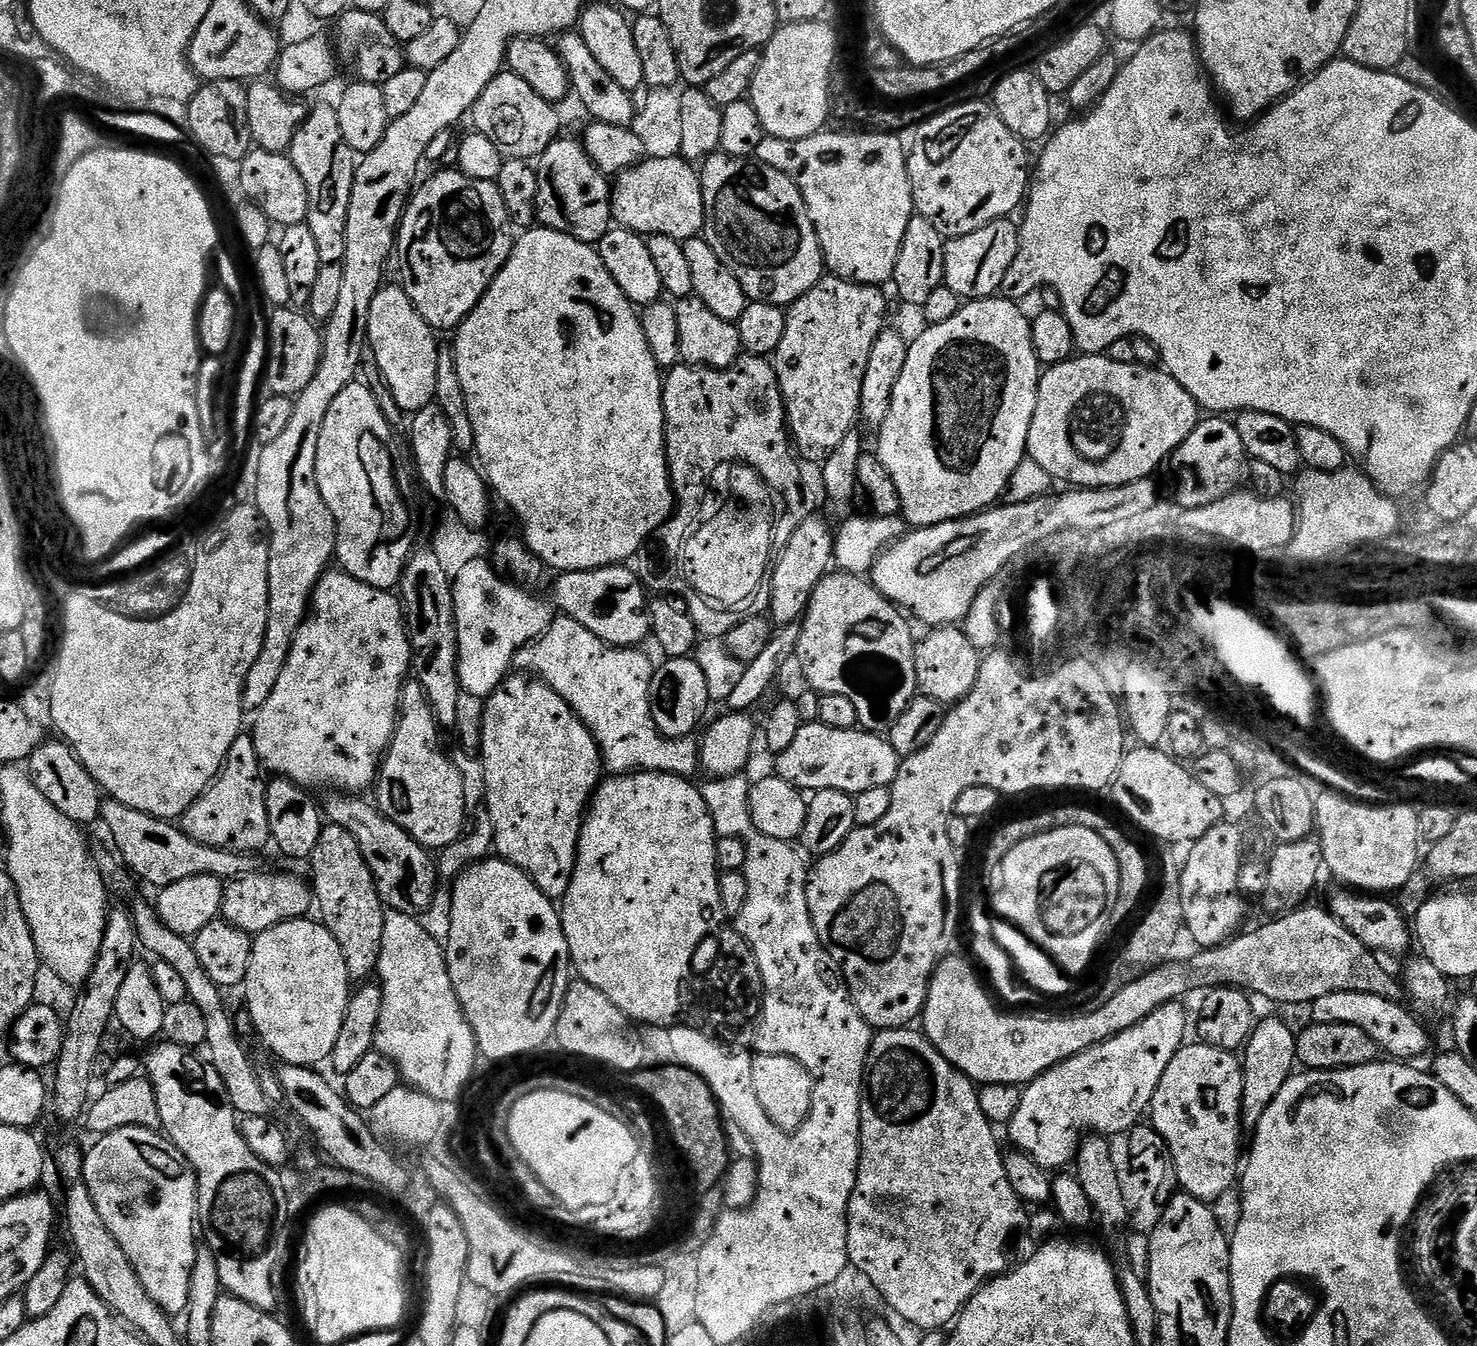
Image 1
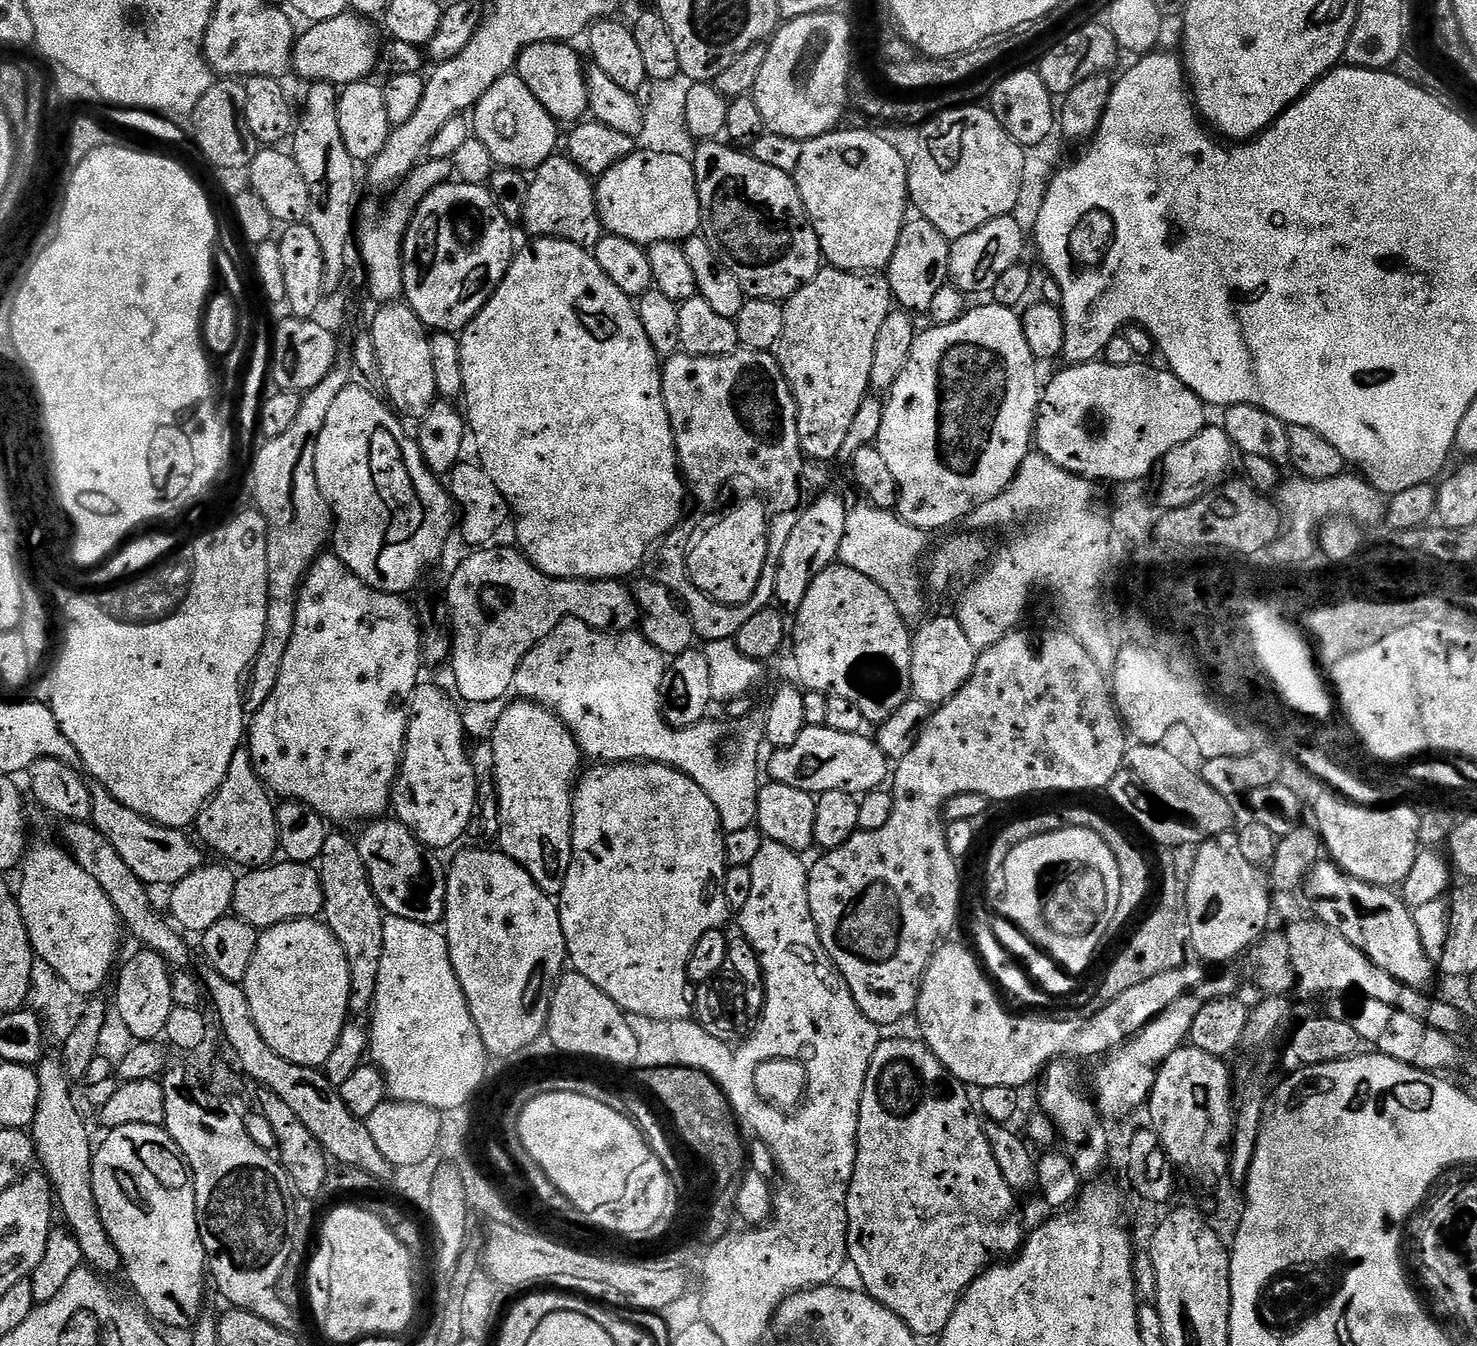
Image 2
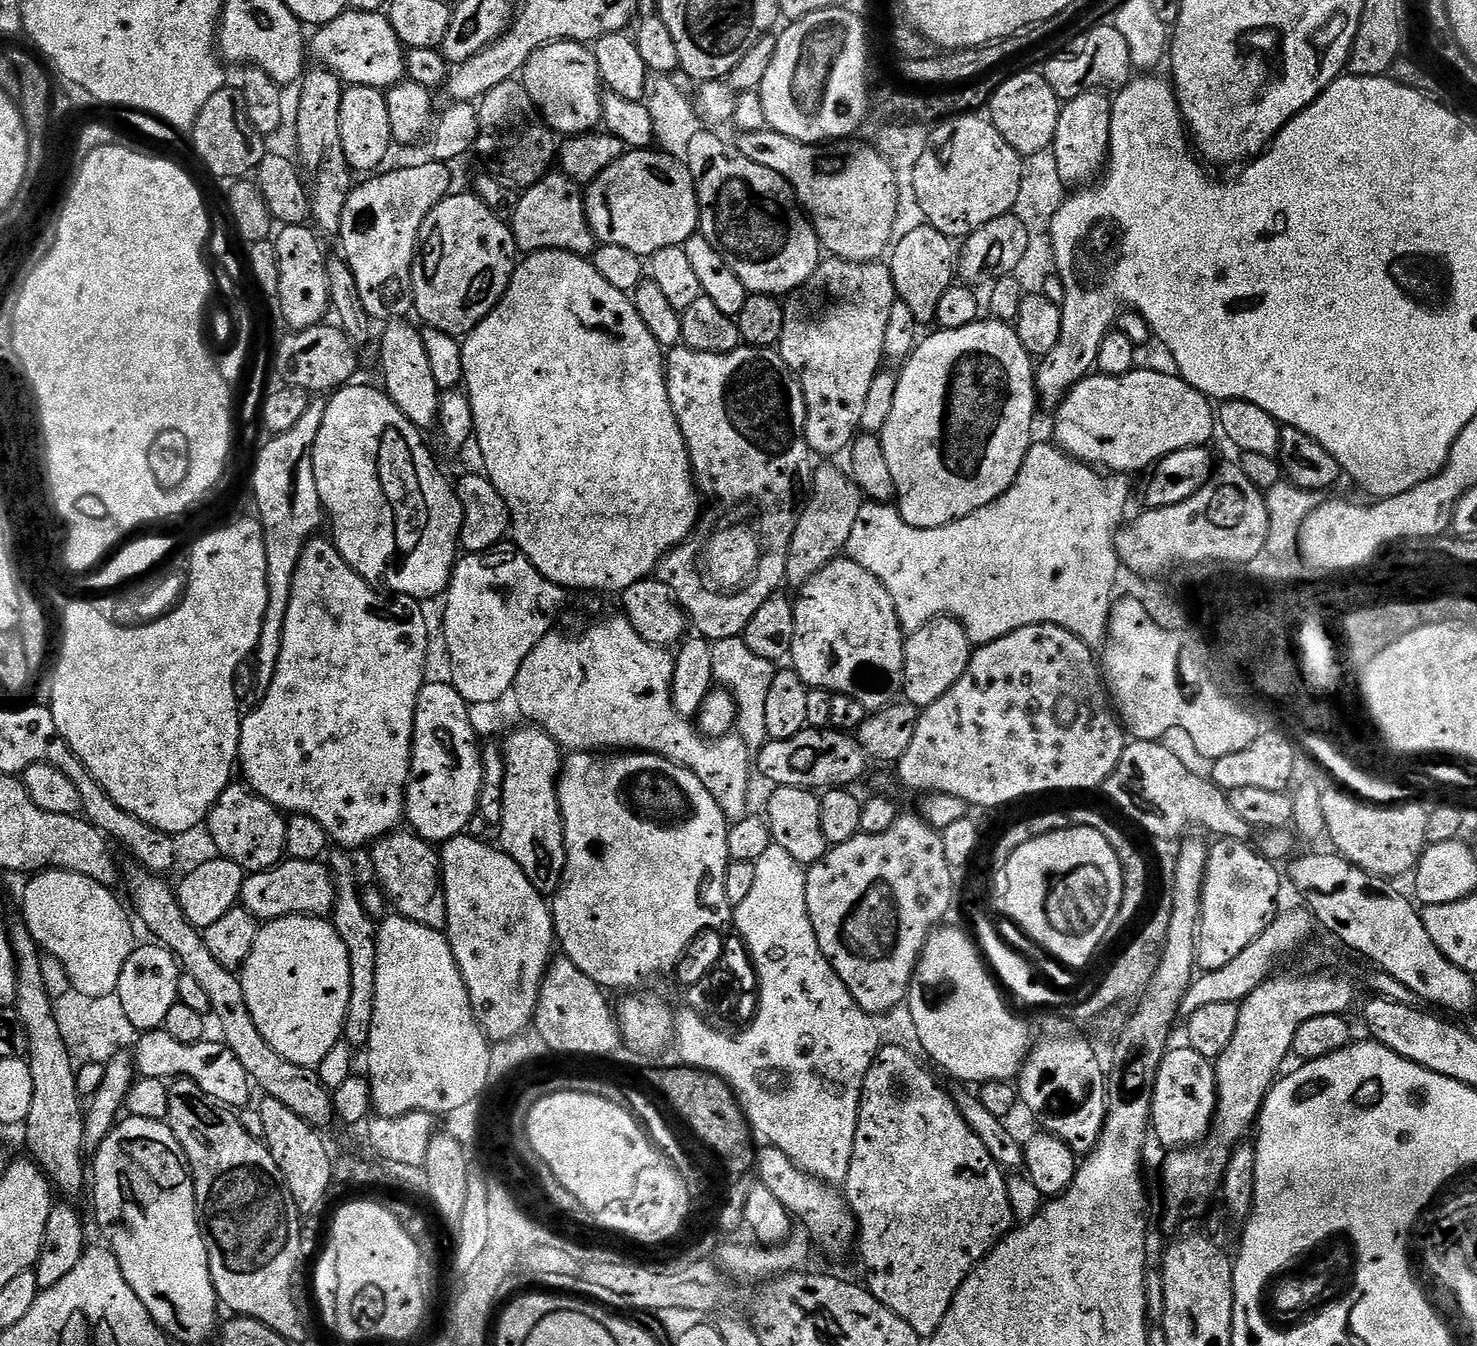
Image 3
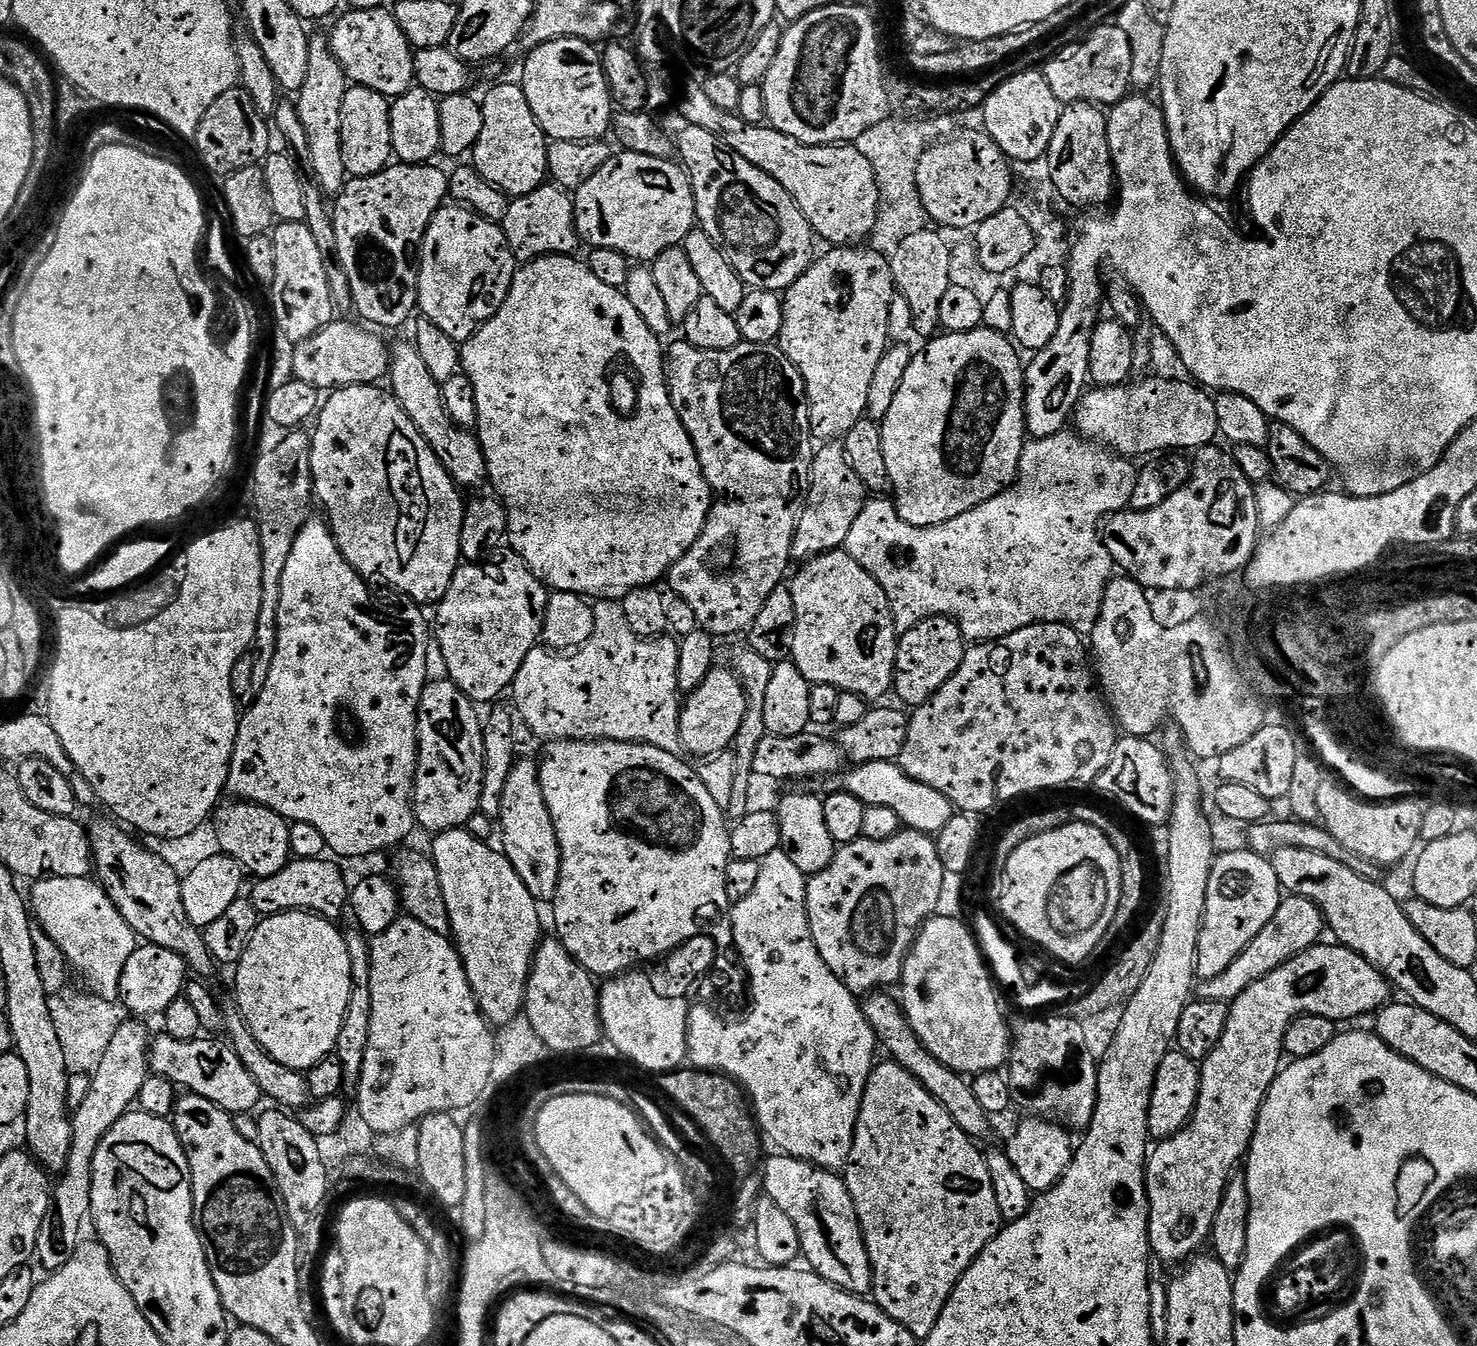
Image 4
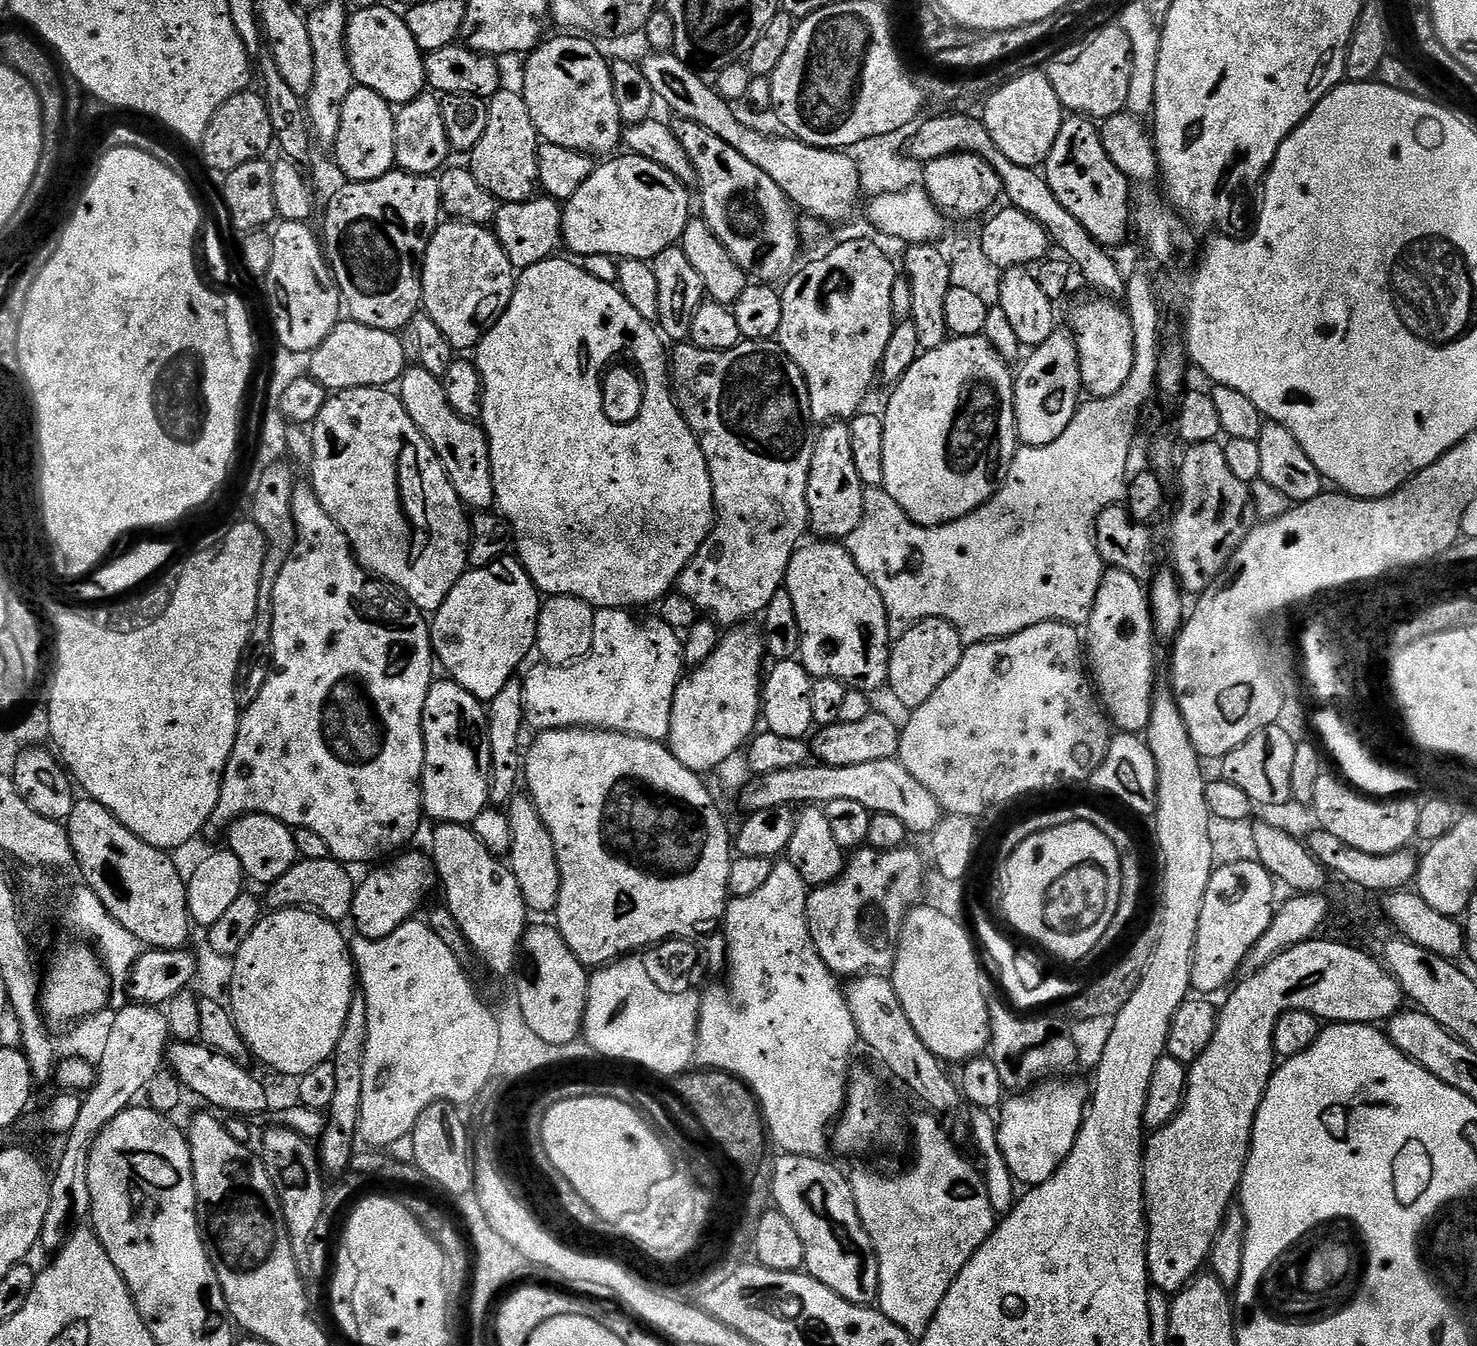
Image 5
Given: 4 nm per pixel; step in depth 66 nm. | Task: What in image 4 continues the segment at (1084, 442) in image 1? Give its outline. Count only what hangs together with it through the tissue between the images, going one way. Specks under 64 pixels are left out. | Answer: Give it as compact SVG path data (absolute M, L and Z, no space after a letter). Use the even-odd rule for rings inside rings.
M1144 380L1141 384L1132 383L1096 386L1085 391L1074 413L1075 431L1084 439L1124 458L1148 456L1151 452L1164 452L1167 448L1207 448L1215 441L1212 439L1217 439L1218 413L1214 410L1216 401L1203 387L1192 382L1183 384L1180 380Z

